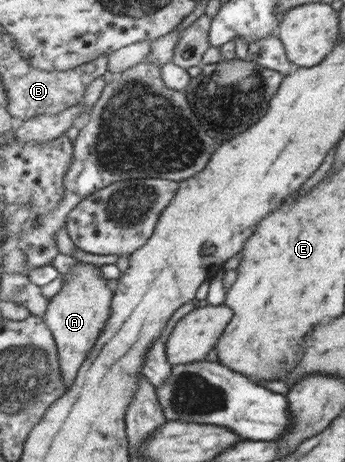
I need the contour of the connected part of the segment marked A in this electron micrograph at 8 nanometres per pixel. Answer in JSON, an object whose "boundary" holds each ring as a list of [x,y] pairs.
{"boundary":[[[79,262],[75,264],[67,274],[61,275],[64,284],[62,288],[50,298],[47,306],[47,313],[43,318],[50,330],[54,333],[54,338],[57,344],[57,353],[60,355],[62,361],[62,378],[68,389],[74,384],[77,379],[79,370],[86,362],[86,359],[91,353],[91,346],[95,343],[105,320],[109,319],[109,299],[111,299],[111,291],[107,287],[107,279],[103,278],[99,268],[91,263]]]}

